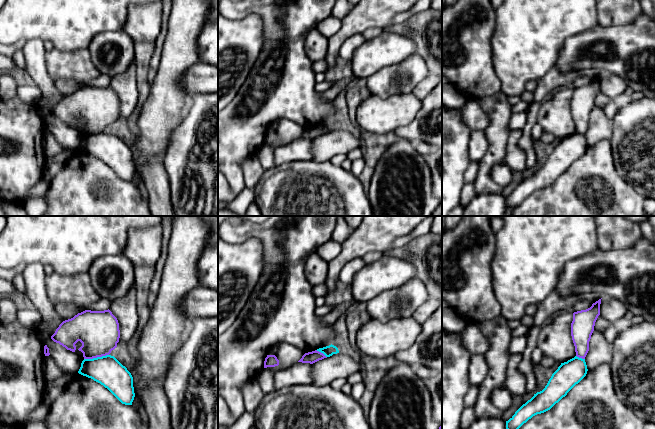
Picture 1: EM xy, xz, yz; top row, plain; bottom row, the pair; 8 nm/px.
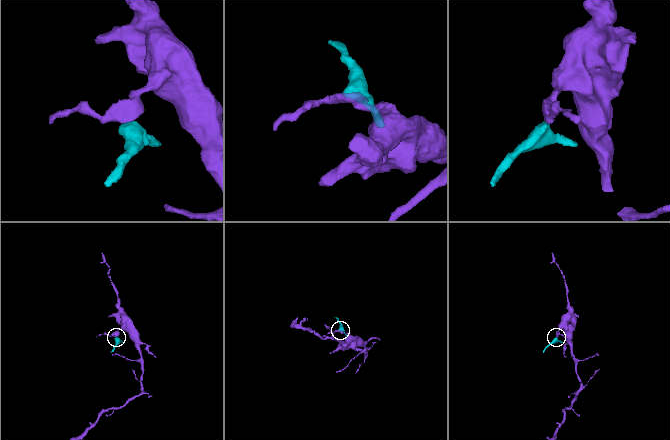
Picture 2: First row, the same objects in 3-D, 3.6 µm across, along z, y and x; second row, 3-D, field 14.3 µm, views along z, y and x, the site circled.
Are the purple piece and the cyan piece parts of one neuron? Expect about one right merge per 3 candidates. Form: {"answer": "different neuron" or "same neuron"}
{"answer": "different neuron"}

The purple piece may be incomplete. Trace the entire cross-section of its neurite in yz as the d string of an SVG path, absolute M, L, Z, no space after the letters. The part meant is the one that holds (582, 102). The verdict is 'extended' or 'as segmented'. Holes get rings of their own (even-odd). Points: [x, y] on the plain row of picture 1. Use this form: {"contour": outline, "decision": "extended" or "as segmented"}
{"contour": "M601 75L586 86L573 89L571 112L575 122L576 132L585 135L589 127L589 117L594 107L595 98L600 91Z", "decision": "as segmented"}

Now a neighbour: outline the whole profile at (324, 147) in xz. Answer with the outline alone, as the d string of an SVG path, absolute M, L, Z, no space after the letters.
M337 129L312 140L313 161L317 163L330 161L339 154L347 155L352 150L362 147L360 137L352 133Z

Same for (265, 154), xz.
M263 144L256 155L264 170L271 169L274 166L274 152L267 144Z

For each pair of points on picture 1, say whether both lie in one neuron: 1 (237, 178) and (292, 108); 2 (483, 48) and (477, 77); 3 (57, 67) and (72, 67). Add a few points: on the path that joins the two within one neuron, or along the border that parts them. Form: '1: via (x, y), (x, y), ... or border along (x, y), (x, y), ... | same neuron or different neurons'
1: via (234, 156), (234, 148), (270, 112) | same neuron
2: via (477, 55), (477, 70) | same neuron
3: via (61, 67), (68, 67) | same neuron

